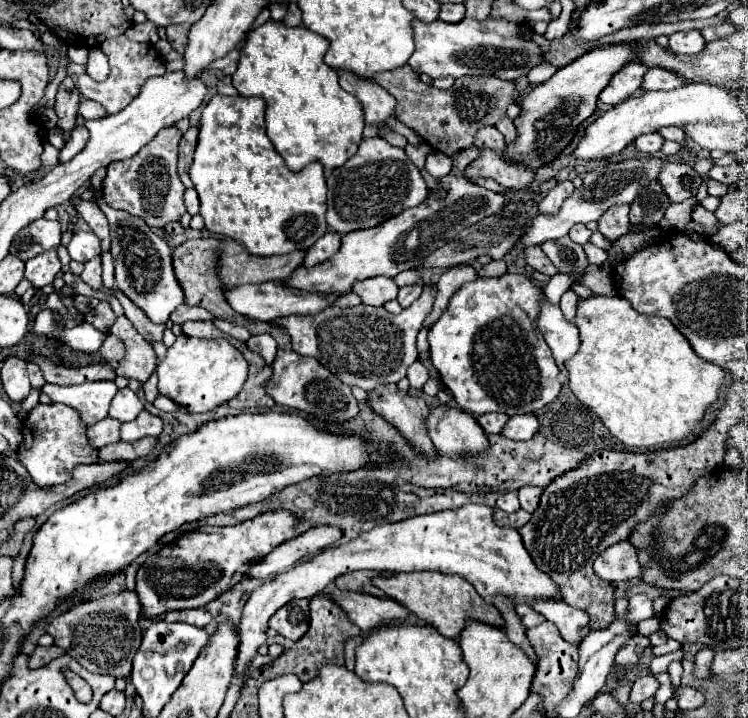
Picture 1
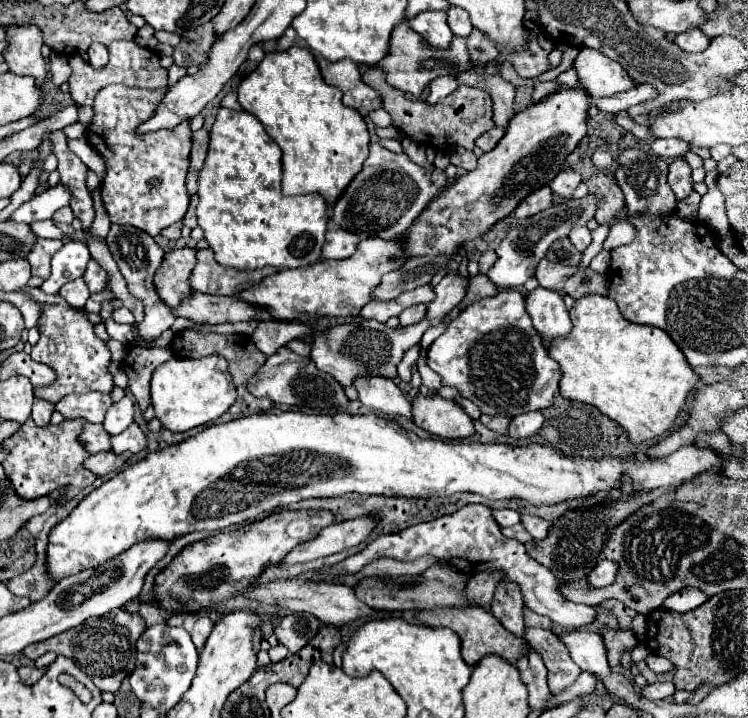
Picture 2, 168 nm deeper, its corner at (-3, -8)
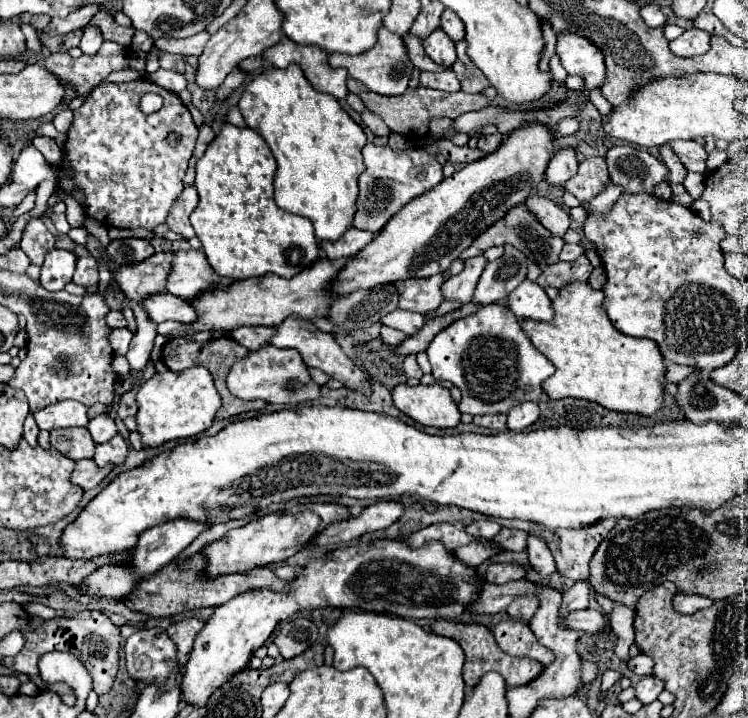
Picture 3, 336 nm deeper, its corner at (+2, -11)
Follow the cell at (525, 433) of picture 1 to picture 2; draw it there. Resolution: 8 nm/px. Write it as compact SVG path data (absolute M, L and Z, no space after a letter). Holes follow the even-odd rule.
M526 412L526 414L512 418L508 434L512 438L530 438L542 428L542 424L544 424L542 412Z

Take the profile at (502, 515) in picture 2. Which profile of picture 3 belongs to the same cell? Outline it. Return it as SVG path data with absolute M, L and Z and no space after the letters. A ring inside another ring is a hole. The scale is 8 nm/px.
M483 519L483 521L473 521L465 531L473 537L481 537L481 539L493 539L499 533L501 525L495 523L493 519Z

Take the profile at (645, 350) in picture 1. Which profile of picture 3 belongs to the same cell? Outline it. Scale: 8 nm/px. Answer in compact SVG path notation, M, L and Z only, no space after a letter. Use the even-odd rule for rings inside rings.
M567 283L559 289L559 295L553 299L553 319L549 323L535 323L533 319L519 321L523 331L529 335L533 347L541 351L553 365L555 373L543 381L543 389L551 399L577 397L595 401L611 411L625 413L643 413L655 415L663 405L663 381L665 381L665 361L651 339L637 339L623 335L613 327L605 309L603 309L603 291L593 289L587 283Z

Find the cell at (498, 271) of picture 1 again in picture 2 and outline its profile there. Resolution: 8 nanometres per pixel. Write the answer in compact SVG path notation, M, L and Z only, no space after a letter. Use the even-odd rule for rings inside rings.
M486 274L474 276L474 278L470 280L470 284L468 284L468 292L466 292L464 300L462 300L458 306L452 308L452 312L448 314L448 318L454 320L466 306L470 306L470 304L474 304L474 302L478 302L478 300L482 300L482 298L494 296L496 292L498 292L498 288L494 288L494 284L490 284L490 280L486 280Z

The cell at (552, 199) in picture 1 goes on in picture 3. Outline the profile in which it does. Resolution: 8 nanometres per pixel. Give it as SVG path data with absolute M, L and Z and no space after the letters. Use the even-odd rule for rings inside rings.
M567 147L567 149L559 149L549 165L547 165L547 171L545 171L545 179L551 183L551 185L565 185L567 179L571 179L575 173L577 173L577 149L573 147Z

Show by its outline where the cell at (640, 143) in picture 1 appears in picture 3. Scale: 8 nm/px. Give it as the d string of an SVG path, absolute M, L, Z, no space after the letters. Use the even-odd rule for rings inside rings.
M673 141L671 147L689 171L695 171L695 173L707 171L707 165L705 165L707 163L707 151L703 149L701 143L697 143L697 141Z

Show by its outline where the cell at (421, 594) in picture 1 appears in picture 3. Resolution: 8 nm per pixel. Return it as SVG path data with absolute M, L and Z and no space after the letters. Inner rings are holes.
M441 619L441 621L435 621L431 629L433 629L433 633L437 633L437 635L455 639L455 641L463 647L463 651L465 651L465 655L467 655L467 663L465 663L465 667L463 667L463 677L465 677L465 685L471 687L471 689L473 689L473 687L481 681L481 677L483 677L485 673L489 673L489 671L501 673L503 679L505 679L507 689L513 689L513 687L517 687L517 685L521 685L521 683L529 683L529 679L537 679L537 675L543 671L541 663L537 663L537 661L533 661L533 659L519 659L519 657L511 657L511 655L503 653L503 651L497 647L491 631L489 631L487 627L483 627L483 625L475 625L475 623L467 625L467 623L457 623L457 621L445 621L445 619Z

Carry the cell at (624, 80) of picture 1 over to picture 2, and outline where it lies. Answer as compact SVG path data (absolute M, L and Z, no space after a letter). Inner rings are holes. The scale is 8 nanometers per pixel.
M582 48L574 60L574 68L580 84L594 100L634 88L634 80L630 80L628 72L594 48Z

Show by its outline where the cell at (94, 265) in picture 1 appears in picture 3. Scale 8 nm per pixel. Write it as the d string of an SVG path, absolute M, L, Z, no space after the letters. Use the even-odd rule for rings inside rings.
M87 255L87 257L79 257L77 259L73 283L83 285L83 287L91 287L91 285L97 285L99 283L99 271L97 271L95 257Z

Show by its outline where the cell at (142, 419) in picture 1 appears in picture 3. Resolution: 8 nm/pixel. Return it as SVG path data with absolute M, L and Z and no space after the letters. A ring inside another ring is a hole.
M115 435L113 439L109 439L107 443L103 445L97 445L95 447L95 455L93 455L93 461L99 465L99 467L105 467L107 463L113 463L113 465L121 465L127 457L127 441L121 437L121 435Z

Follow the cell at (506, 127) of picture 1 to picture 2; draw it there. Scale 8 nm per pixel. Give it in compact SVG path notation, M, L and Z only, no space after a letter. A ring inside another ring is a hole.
M460 74L456 76L460 82L468 84L468 86L478 86L478 88L484 88L486 92L490 92L490 96L494 98L494 124L498 128L506 128L510 118L514 116L514 94L516 94L516 88L502 80L502 78L492 78L492 76L486 76L486 80L480 80L480 76L472 74L466 76L466 74Z

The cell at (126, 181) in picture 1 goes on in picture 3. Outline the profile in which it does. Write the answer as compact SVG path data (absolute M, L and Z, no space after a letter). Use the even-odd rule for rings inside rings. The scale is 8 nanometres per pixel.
M147 79L103 83L75 109L75 119L63 145L63 177L57 183L57 195L73 197L75 191L81 191L81 207L85 213L107 227L155 229L165 223L173 201L183 191L183 175L193 155L195 139L197 125L177 93ZM145 93L161 95L163 107L145 115L139 109L139 101ZM171 133L177 133L179 141L167 143Z

